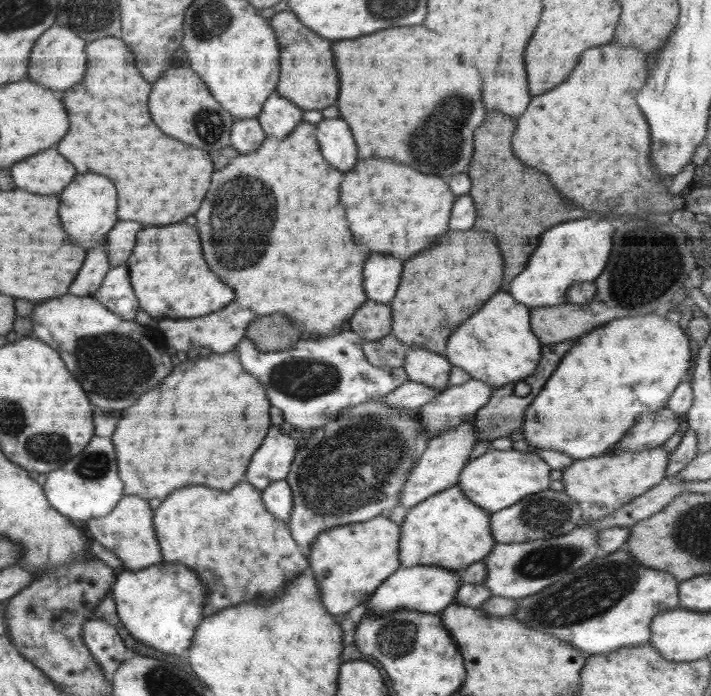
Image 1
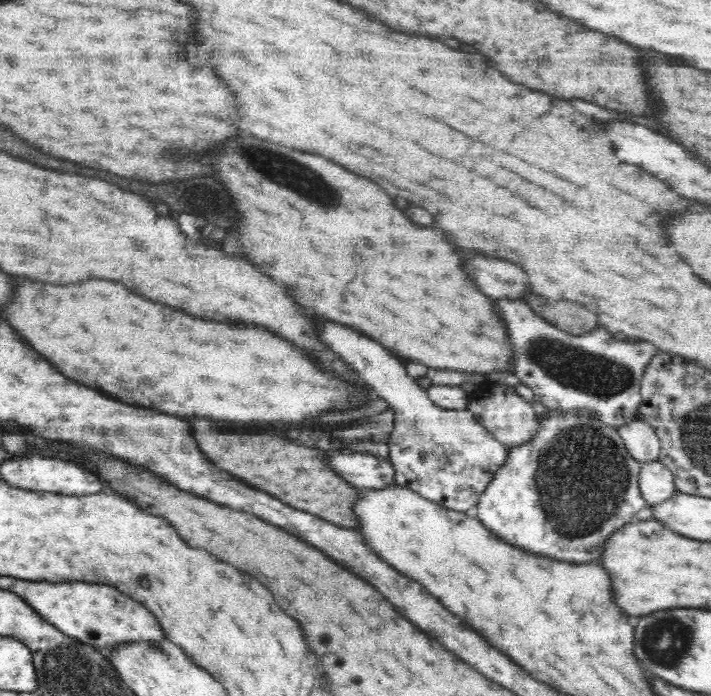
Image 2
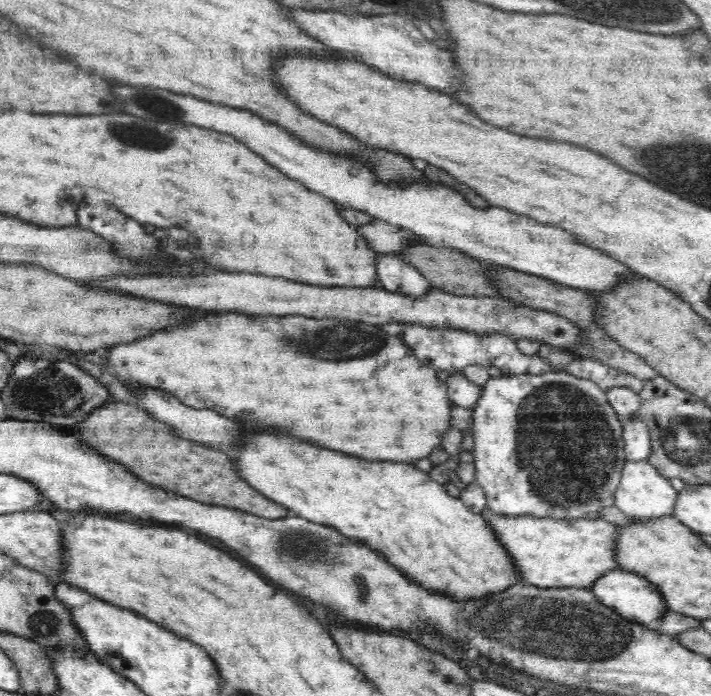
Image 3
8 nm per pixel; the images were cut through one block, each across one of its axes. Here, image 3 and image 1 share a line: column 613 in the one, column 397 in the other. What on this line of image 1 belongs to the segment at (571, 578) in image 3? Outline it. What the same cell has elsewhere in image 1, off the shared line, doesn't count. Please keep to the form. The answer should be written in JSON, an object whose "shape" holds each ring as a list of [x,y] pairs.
{"shape":[[[386,514],[368,522],[344,524],[318,534],[310,546],[309,564],[320,580],[320,599],[332,615],[345,614],[354,608],[361,609],[380,584],[400,566],[400,525]]]}

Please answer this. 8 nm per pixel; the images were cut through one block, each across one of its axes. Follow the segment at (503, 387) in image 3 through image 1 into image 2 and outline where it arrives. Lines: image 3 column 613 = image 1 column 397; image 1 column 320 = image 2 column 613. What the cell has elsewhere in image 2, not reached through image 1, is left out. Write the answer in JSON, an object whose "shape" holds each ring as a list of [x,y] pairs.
{"shape":[[[551,409],[551,411],[546,413],[545,418],[539,420],[538,432],[529,441],[509,447],[509,453],[504,464],[501,464],[500,468],[494,473],[493,479],[488,483],[488,486],[478,499],[475,506],[477,518],[494,535],[522,549],[522,551],[526,551],[526,553],[542,555],[567,563],[594,562],[604,554],[606,542],[611,534],[622,528],[625,524],[635,520],[636,513],[646,506],[646,499],[642,497],[639,487],[640,469],[641,464],[634,460],[634,457],[630,456],[617,428],[603,423],[602,420],[598,419],[598,416],[594,416],[592,410]]]}

